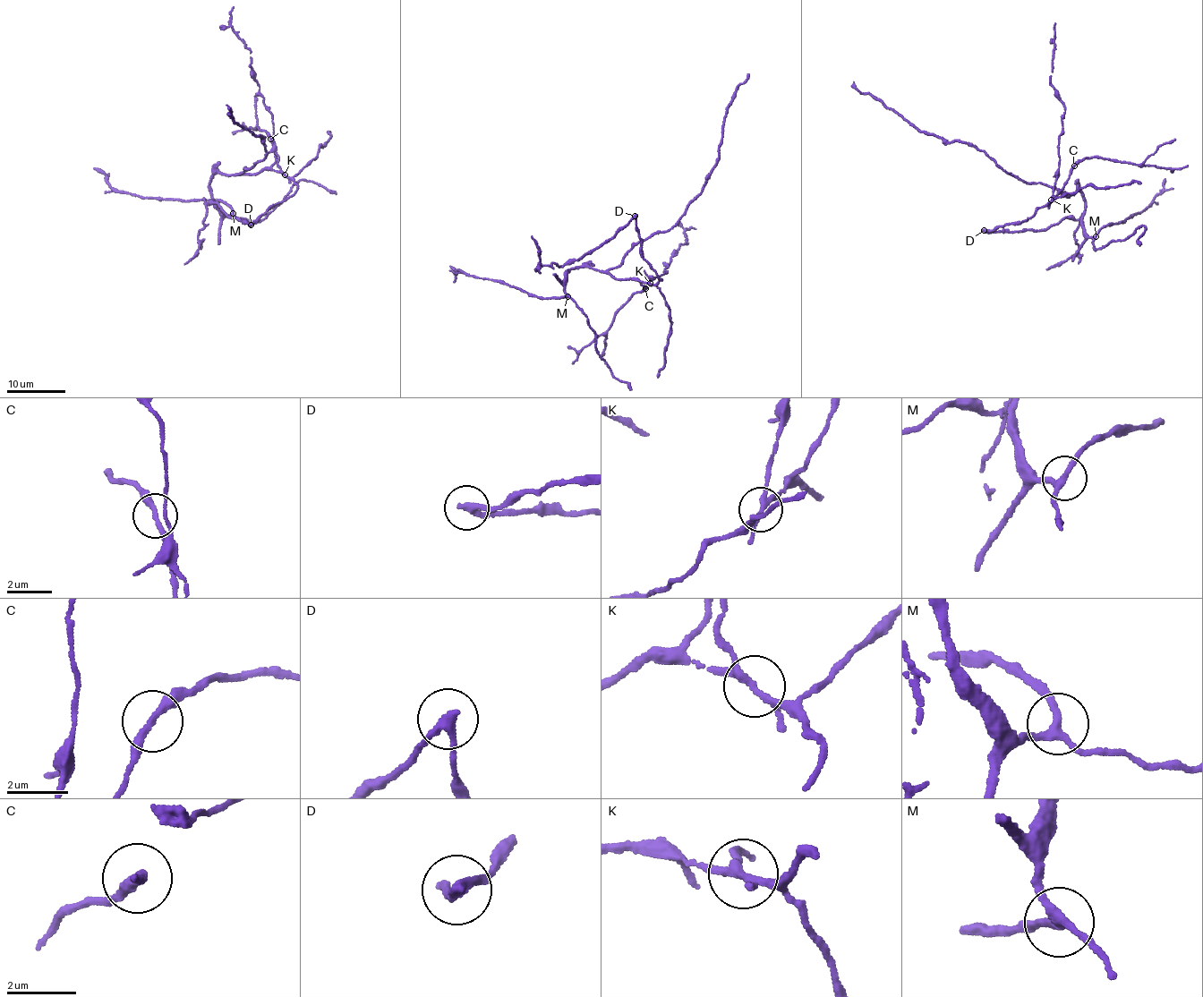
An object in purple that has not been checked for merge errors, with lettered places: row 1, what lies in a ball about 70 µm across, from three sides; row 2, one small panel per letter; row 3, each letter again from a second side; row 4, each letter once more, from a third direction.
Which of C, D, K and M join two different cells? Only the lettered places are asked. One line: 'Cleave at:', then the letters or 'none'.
Cleave at: D, K

